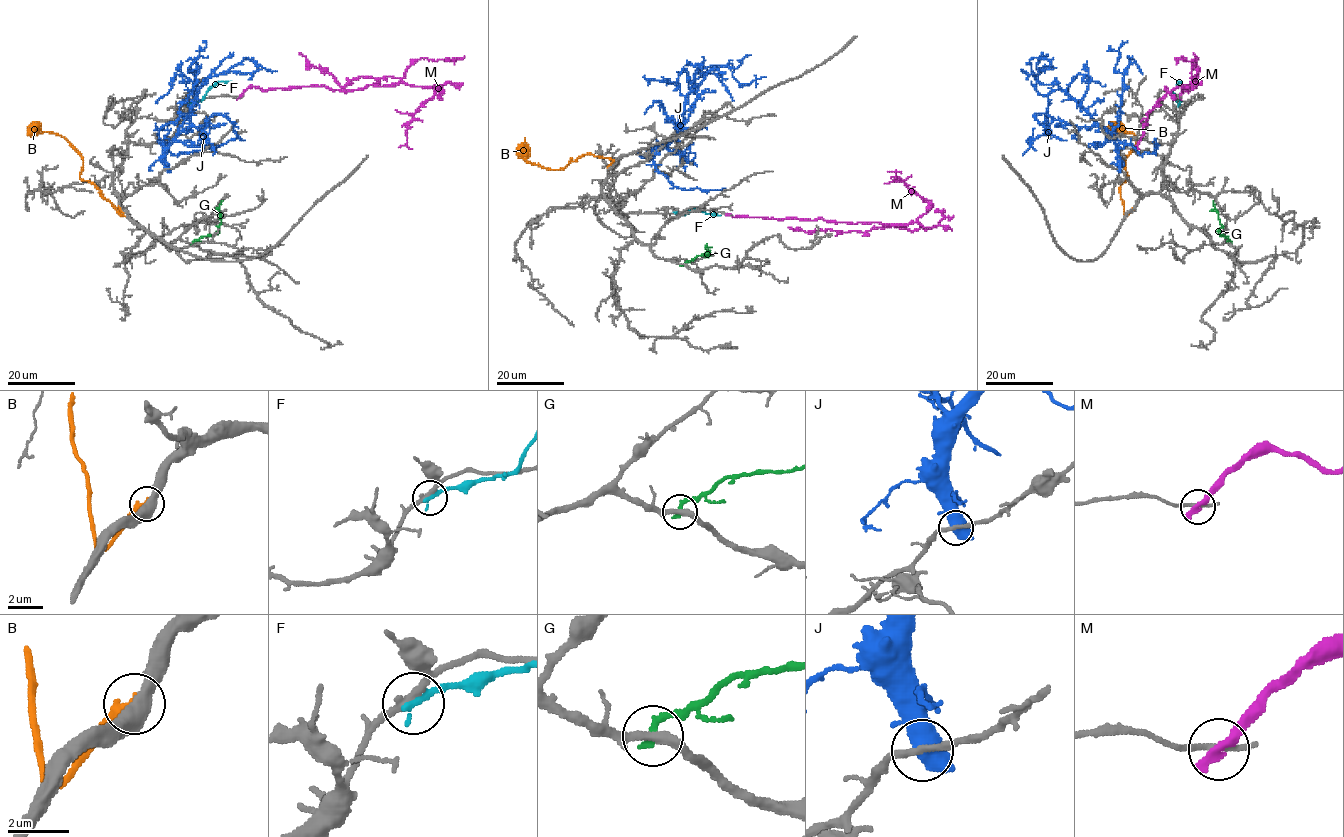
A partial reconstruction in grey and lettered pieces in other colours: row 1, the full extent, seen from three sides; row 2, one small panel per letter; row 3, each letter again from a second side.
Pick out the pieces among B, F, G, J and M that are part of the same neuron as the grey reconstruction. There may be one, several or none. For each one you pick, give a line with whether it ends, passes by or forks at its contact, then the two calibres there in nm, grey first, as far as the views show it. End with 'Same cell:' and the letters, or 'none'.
B: It ends there. Thickness 480 nm (grey) against 280 nm
Same cell: B

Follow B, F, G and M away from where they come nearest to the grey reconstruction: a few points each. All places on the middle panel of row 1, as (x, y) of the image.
B: (608, 168), (612, 159), (592, 154), (569, 162), (571, 158), (564, 167), (533, 165), (527, 161), (524, 137)
F: (675, 212), (684, 214), (697, 207), (708, 214), (720, 215)
G: (681, 265), (699, 255), (709, 255), (708, 248), (711, 247)
M: (727, 214), (888, 225), (914, 222), (932, 205), (894, 177), (896, 172), (887, 172)

